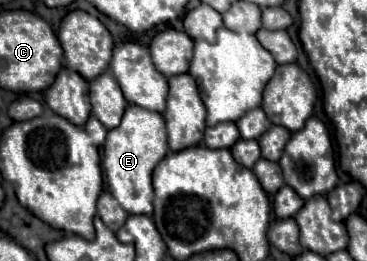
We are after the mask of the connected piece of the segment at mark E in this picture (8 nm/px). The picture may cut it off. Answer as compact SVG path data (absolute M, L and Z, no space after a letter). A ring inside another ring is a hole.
M130 105L120 127L108 131L102 169L110 193L130 215L152 215L152 171L168 153L167 130L162 115Z

